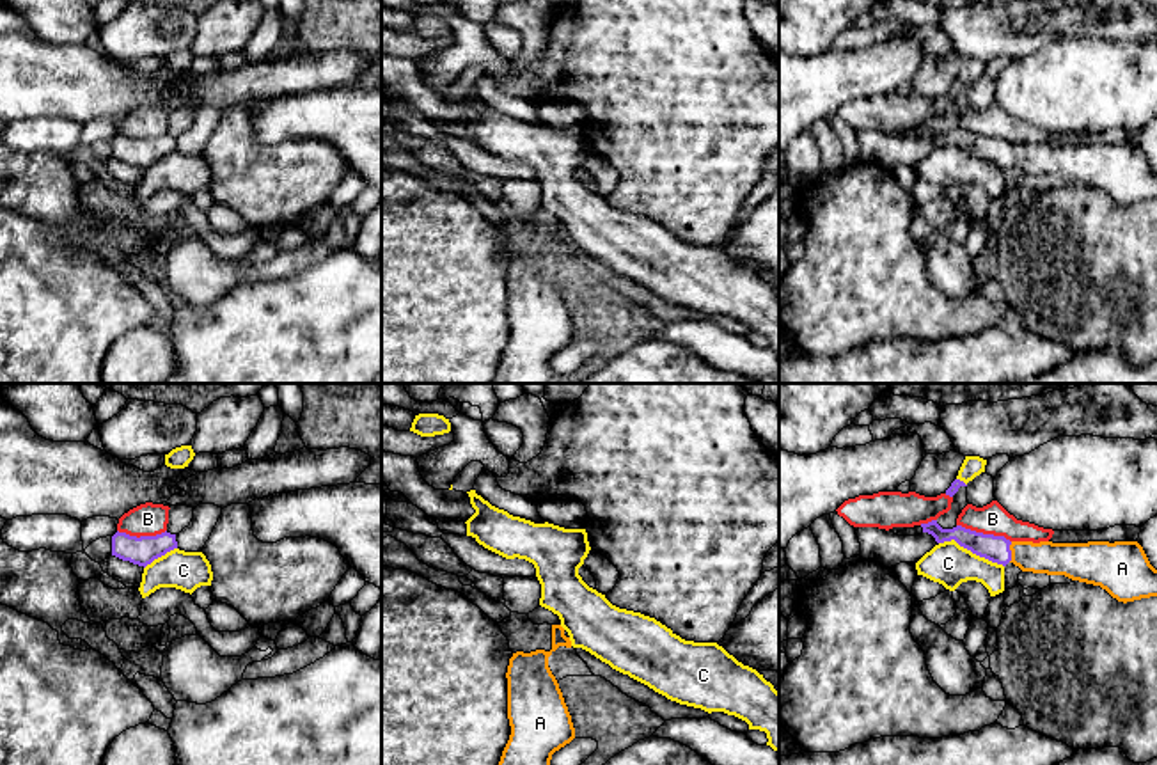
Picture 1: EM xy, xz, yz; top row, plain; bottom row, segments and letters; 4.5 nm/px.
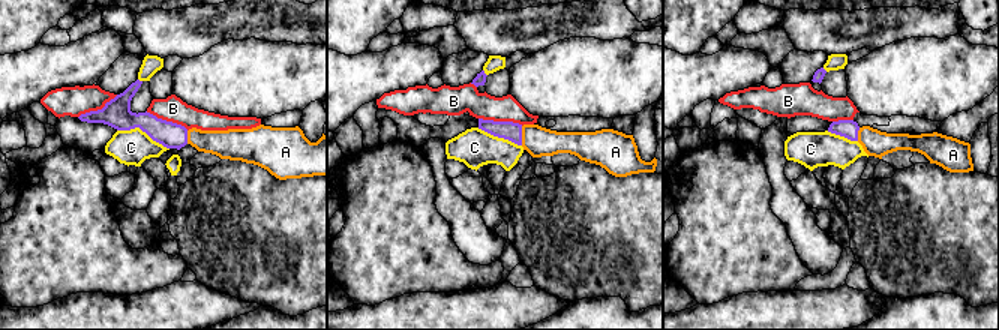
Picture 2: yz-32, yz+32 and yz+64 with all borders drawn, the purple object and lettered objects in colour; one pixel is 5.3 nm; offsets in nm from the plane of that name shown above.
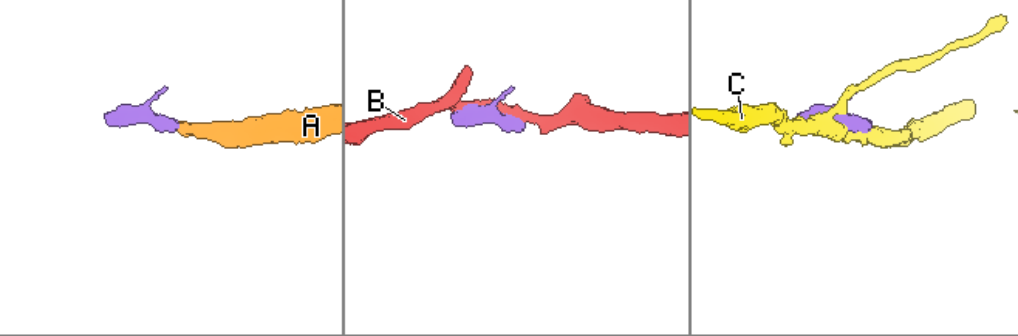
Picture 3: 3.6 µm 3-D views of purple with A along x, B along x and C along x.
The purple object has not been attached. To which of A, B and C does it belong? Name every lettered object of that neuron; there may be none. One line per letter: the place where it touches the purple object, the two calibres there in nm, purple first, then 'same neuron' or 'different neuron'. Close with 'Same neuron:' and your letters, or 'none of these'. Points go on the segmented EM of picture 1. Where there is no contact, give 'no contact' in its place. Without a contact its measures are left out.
A: yz (1010, 552) | 120/150 nm | same neuron
B: yz (982, 533) | 120/140 nm | different neuron
C: yz (971, 551) | 120/200 nm | different neuron
Same neuron: A

